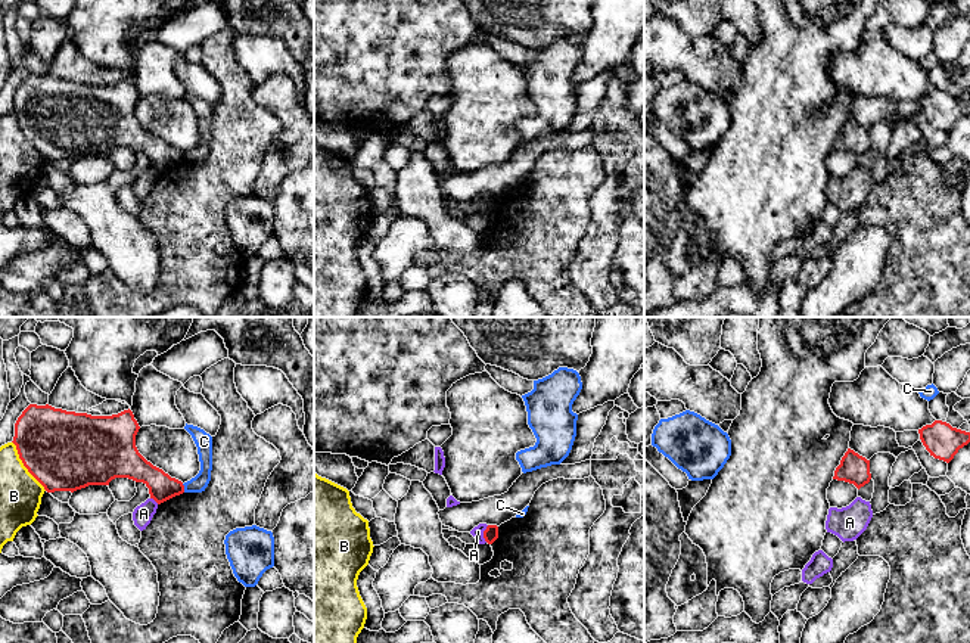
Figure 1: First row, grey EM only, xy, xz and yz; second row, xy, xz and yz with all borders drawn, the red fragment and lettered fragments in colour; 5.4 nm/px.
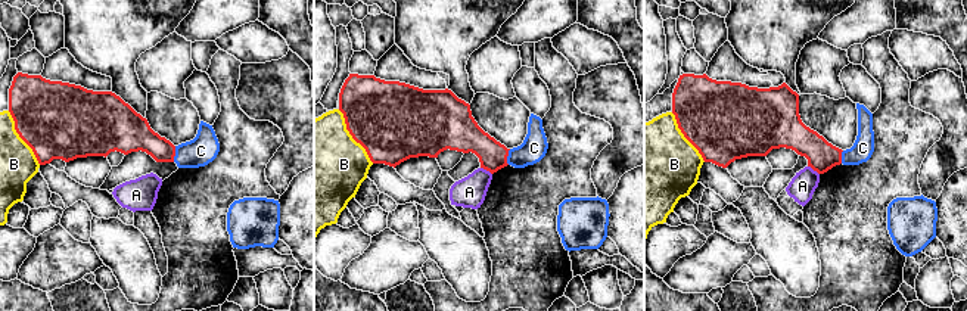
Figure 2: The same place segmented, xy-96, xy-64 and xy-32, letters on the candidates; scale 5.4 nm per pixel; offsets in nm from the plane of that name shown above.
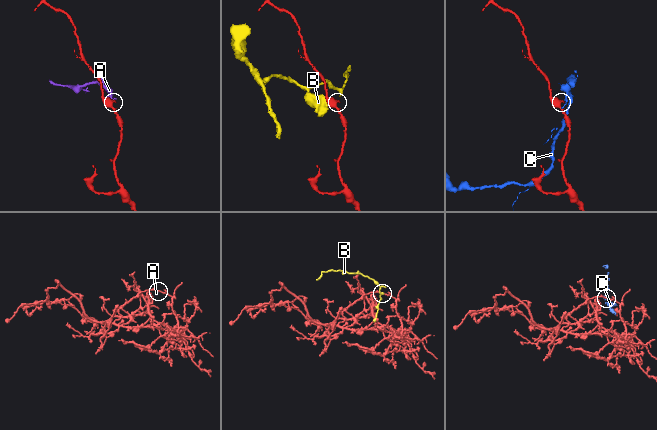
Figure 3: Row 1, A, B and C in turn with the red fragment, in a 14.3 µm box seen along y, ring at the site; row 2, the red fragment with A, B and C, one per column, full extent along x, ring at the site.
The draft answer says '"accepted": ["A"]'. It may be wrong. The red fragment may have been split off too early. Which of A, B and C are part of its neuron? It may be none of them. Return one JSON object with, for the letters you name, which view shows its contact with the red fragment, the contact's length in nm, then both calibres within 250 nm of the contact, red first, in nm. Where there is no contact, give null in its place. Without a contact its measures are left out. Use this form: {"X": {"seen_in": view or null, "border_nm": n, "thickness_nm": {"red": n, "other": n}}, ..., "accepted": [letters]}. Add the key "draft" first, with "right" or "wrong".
{"draft": "wrong", "accepted": []}

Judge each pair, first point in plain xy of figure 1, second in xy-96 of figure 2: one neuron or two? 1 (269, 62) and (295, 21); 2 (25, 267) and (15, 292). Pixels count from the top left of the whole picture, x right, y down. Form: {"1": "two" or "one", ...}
{"1": "two", "2": "two"}

